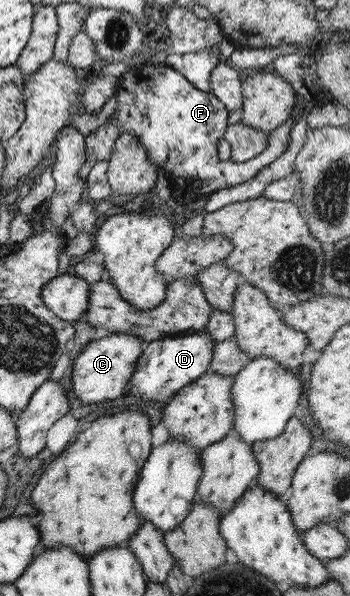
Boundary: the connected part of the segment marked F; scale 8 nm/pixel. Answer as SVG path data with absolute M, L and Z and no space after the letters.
M149 63L130 67L118 78L114 96L117 97L116 111L108 118L108 123L114 123L119 134L128 131L140 141L151 160L149 163L155 166L156 171L169 176L173 188L170 197L179 203L249 180L285 151L290 127L300 115L308 112L302 97L295 94L291 115L267 133L266 148L252 160L232 162L220 161L216 155L216 142L223 138L228 125L227 108L212 93L194 88L172 67Z

